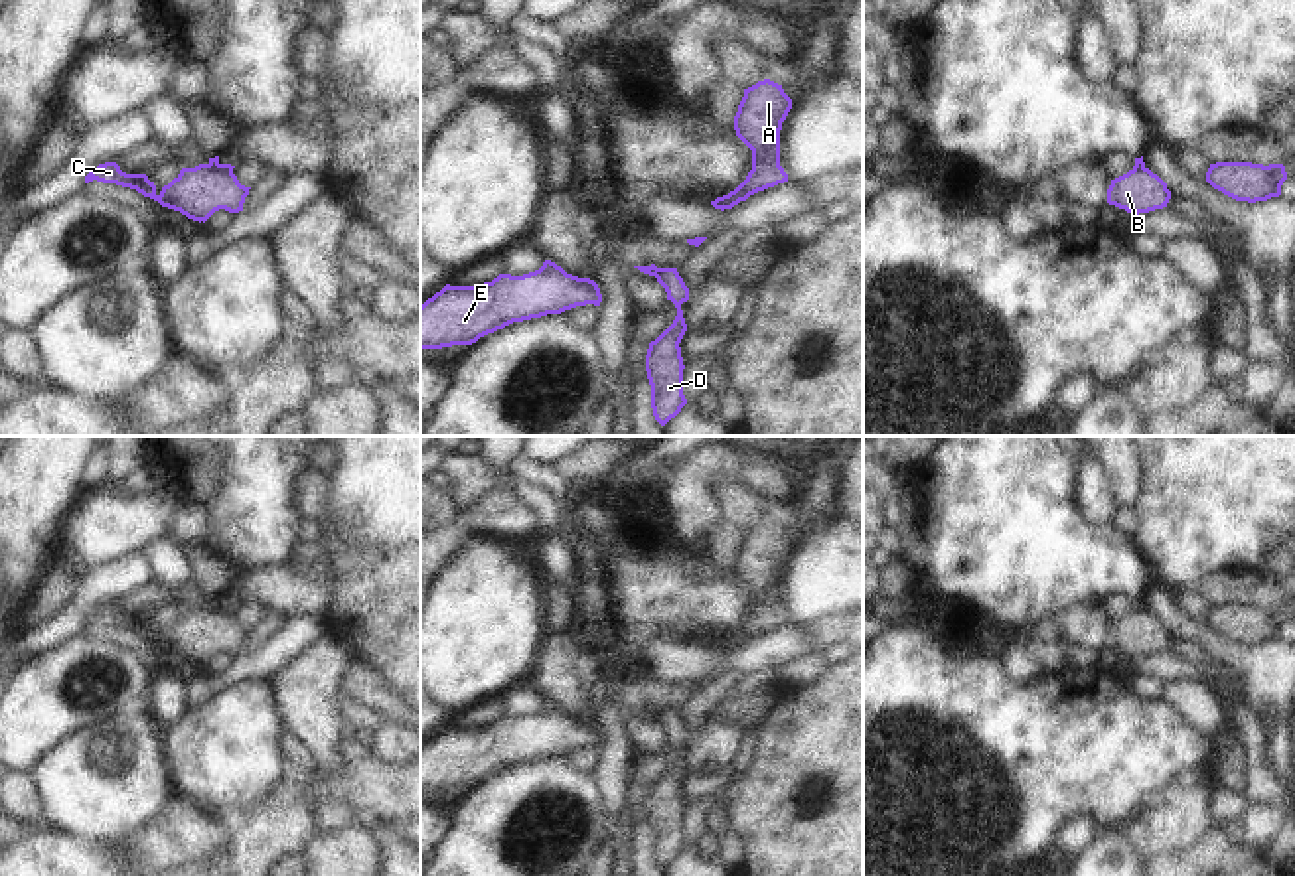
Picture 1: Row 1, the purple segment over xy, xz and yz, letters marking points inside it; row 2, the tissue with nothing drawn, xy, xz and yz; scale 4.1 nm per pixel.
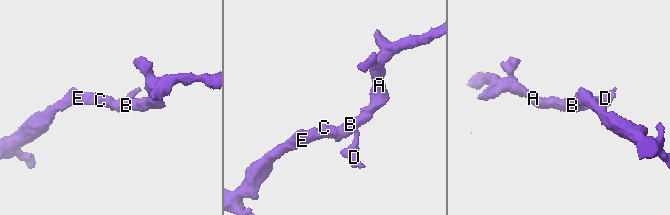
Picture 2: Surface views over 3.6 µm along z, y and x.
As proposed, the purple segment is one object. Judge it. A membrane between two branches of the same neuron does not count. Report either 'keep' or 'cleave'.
cleave

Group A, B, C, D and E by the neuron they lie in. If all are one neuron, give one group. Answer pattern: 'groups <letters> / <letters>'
groups A B C E / D

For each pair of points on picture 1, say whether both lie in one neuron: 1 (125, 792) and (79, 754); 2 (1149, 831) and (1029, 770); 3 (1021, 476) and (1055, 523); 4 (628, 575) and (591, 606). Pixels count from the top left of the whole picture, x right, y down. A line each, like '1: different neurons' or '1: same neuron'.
1: same neuron
2: different neurons
3: same neuron
4: different neurons

